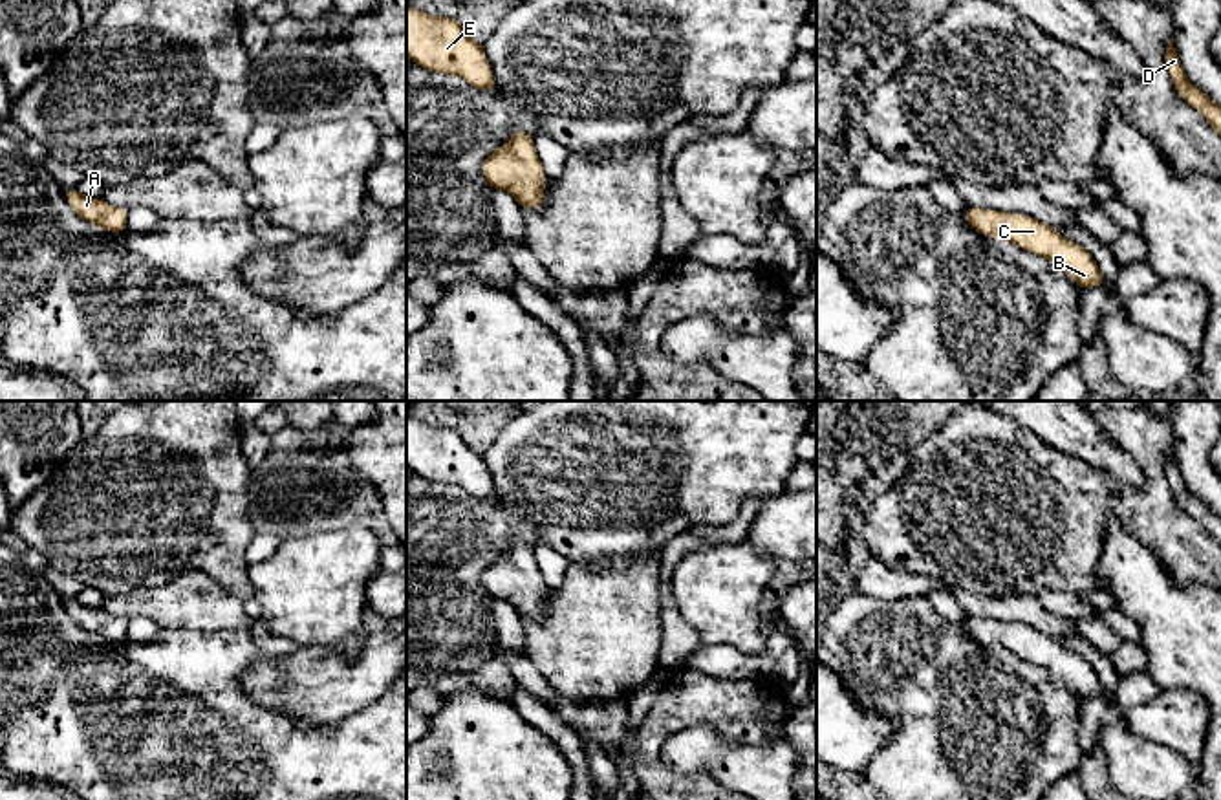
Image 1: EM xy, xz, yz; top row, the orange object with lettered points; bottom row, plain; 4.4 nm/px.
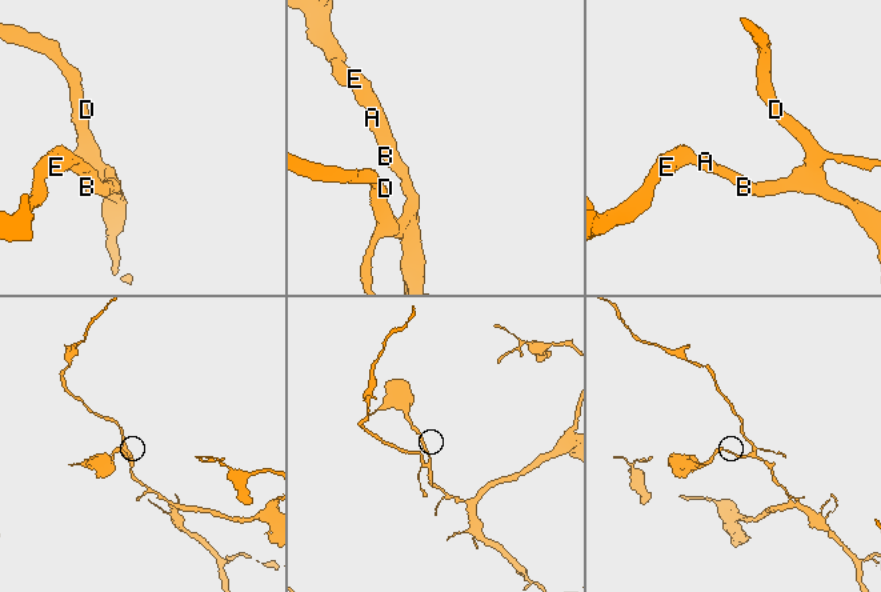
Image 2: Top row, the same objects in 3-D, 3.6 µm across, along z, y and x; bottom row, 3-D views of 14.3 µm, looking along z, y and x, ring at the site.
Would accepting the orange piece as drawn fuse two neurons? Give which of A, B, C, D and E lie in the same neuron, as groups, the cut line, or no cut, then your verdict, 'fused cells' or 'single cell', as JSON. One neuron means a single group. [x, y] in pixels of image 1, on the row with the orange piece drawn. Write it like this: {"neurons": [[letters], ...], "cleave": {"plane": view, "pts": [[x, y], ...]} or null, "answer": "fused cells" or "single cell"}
{"neurons": [["A", "B", "C", "D", "E"]], "cleave": null, "answer": "single cell"}

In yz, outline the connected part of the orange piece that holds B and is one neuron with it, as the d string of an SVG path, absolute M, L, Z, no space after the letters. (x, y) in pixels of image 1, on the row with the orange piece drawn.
M968 207L963 220L983 236L1012 242L1032 254L1047 258L1064 269L1080 289L1093 286L1106 287L1104 275L1093 256L1043 222L979 207Z

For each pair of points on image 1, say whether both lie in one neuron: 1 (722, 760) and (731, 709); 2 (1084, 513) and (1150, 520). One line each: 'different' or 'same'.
1: different
2: same

